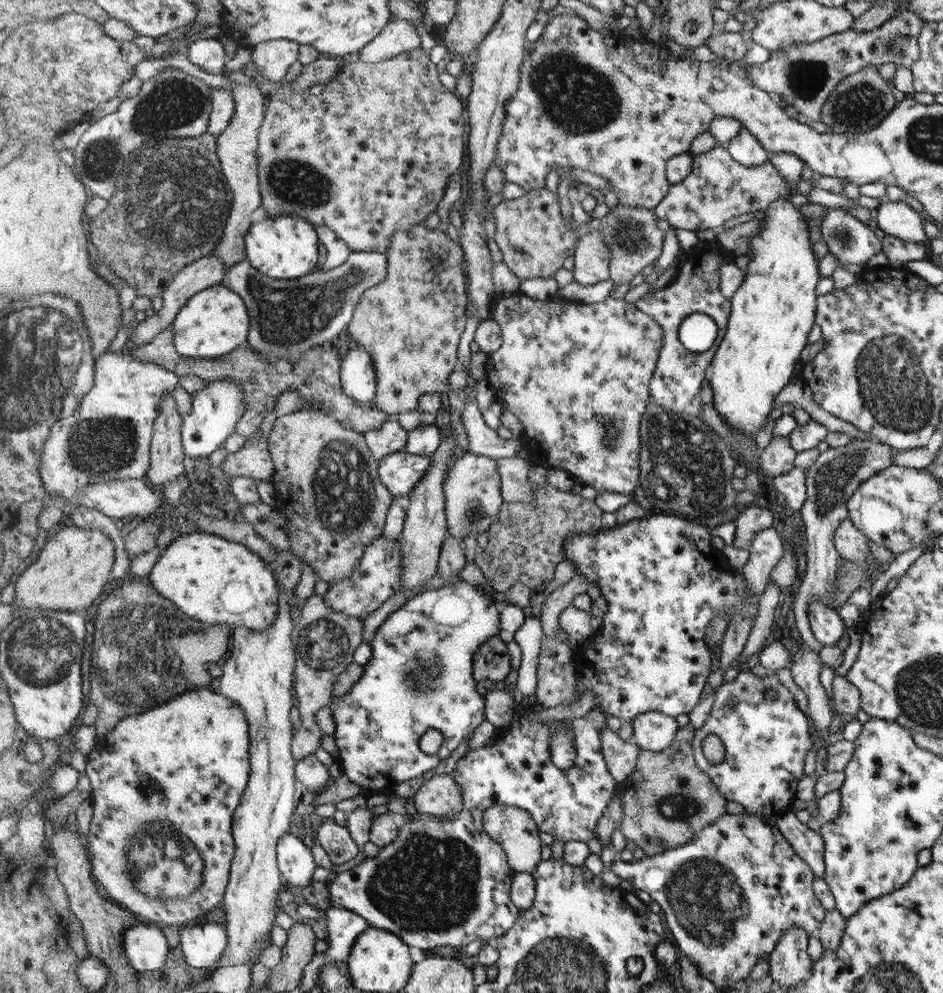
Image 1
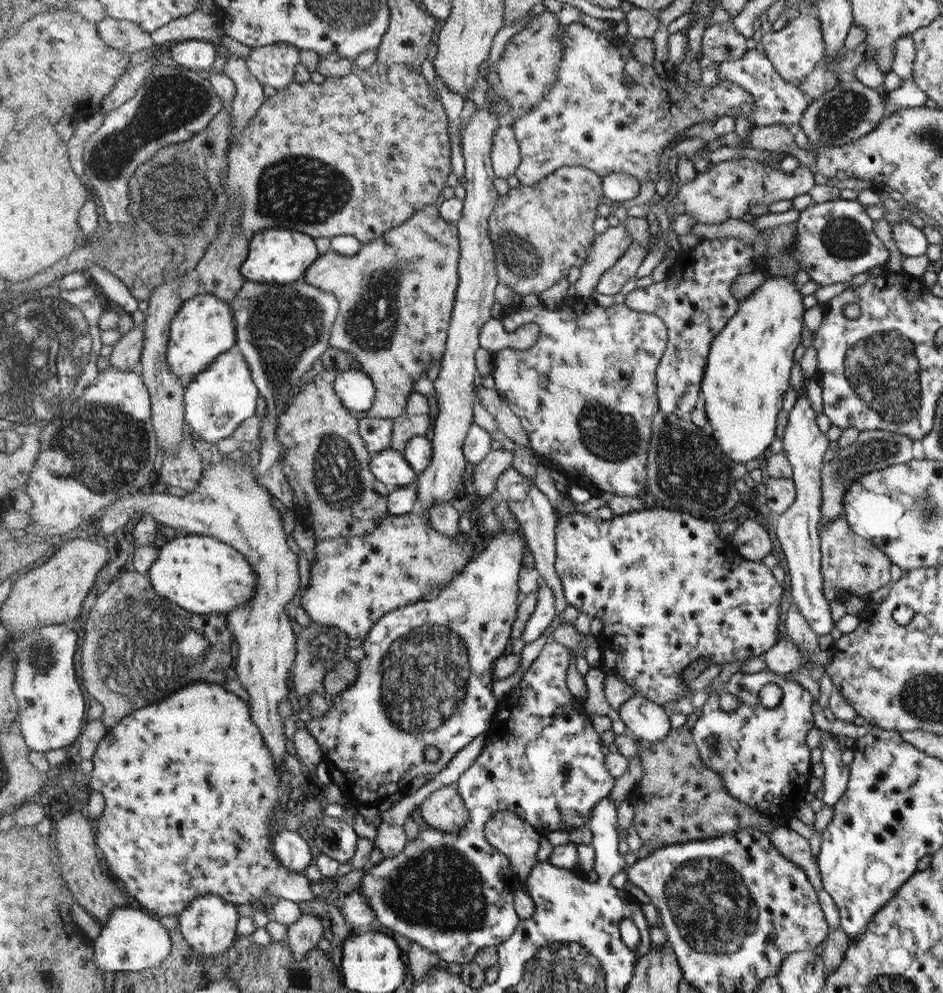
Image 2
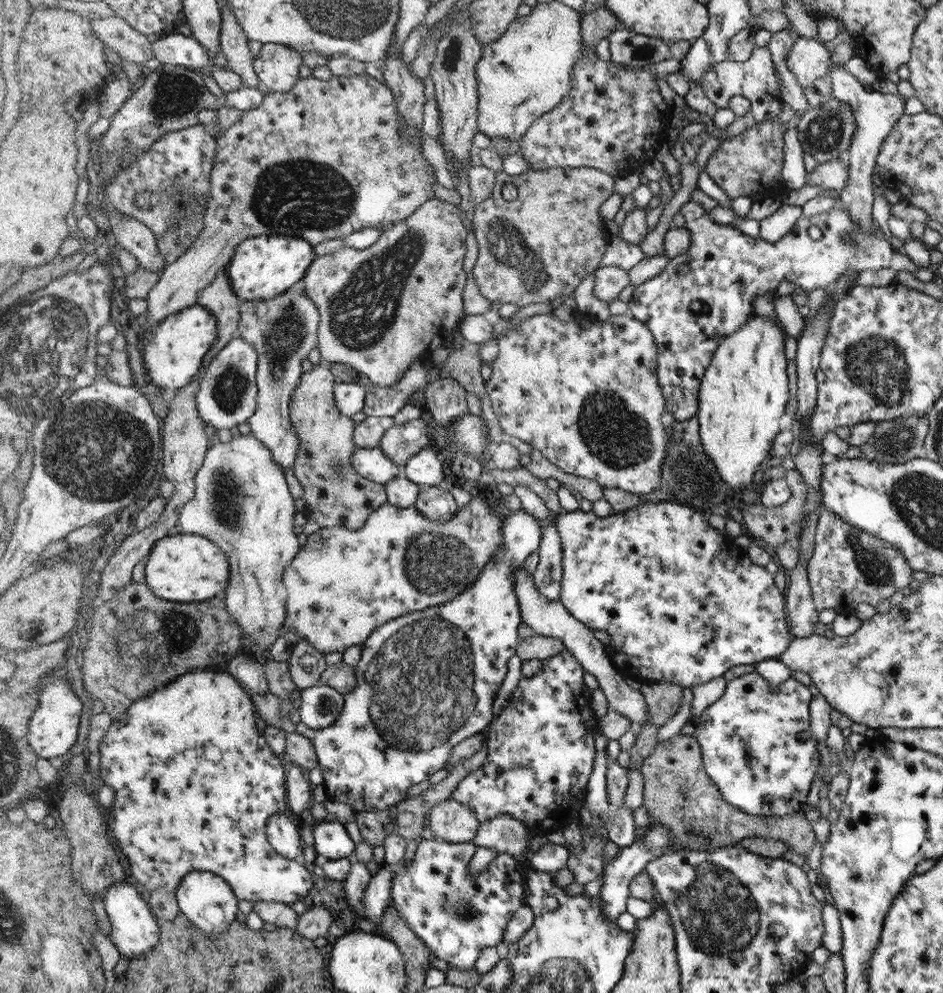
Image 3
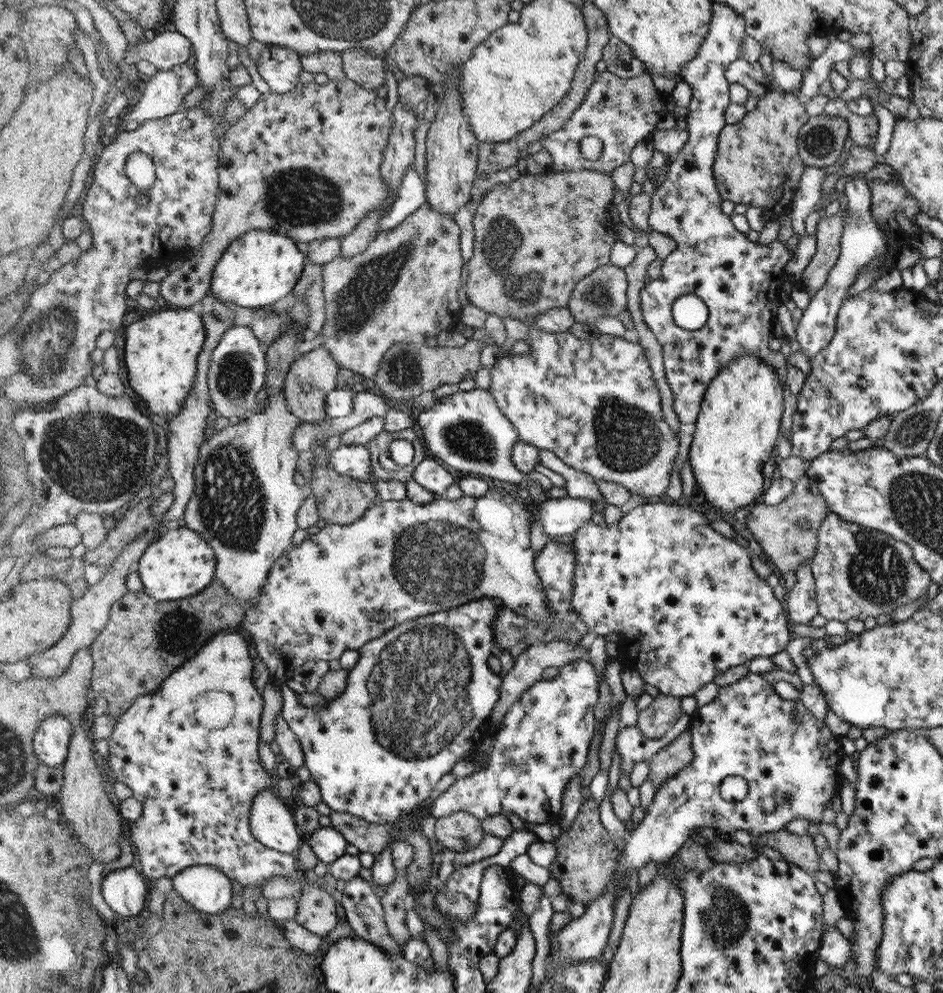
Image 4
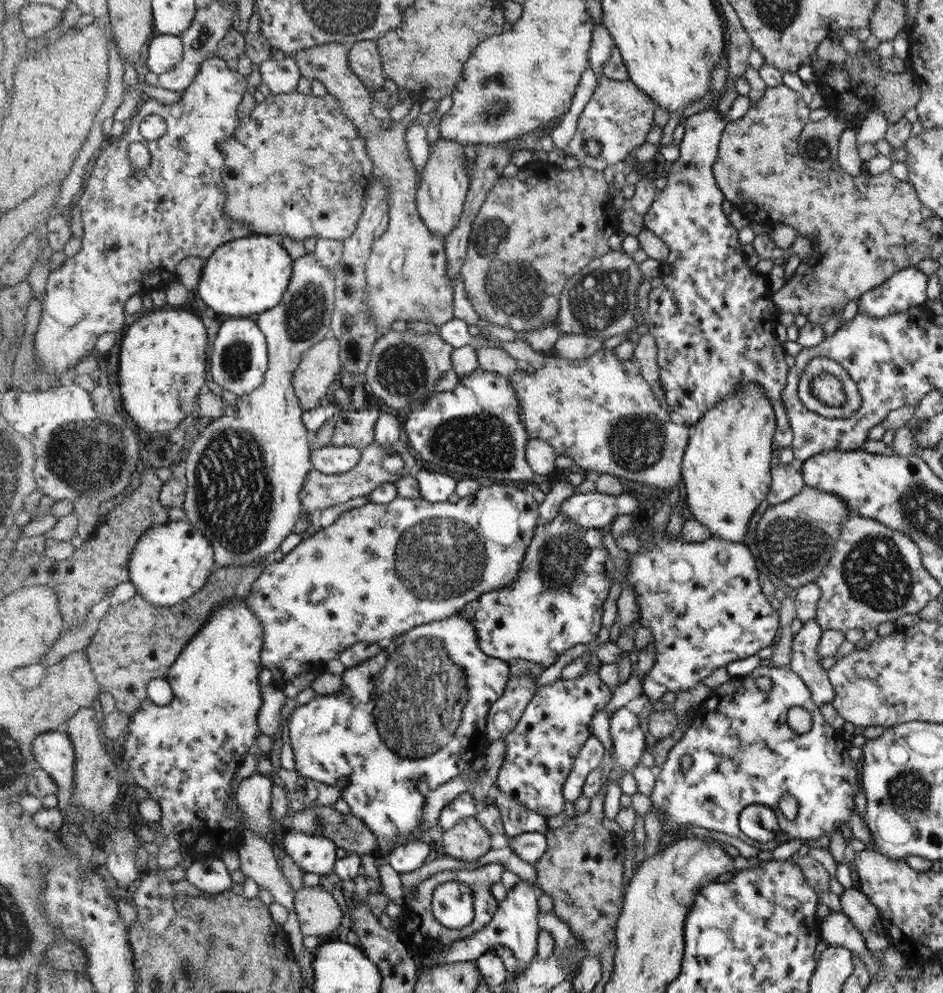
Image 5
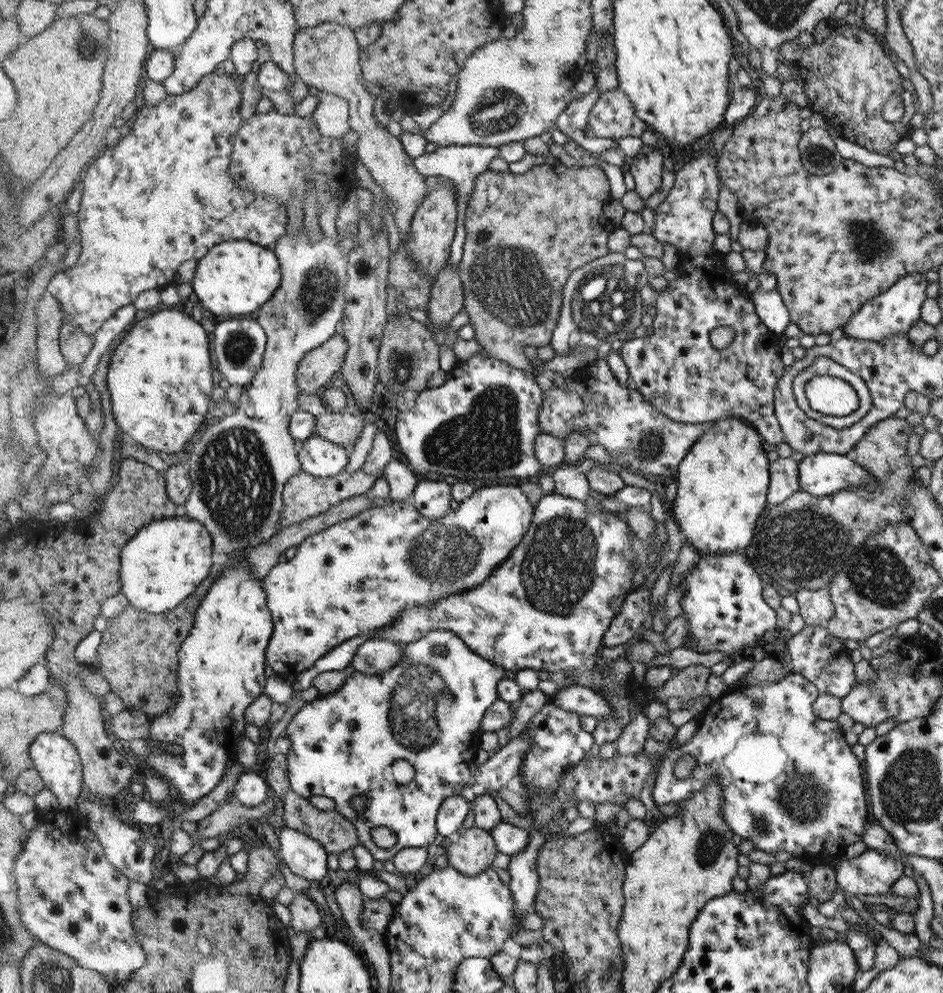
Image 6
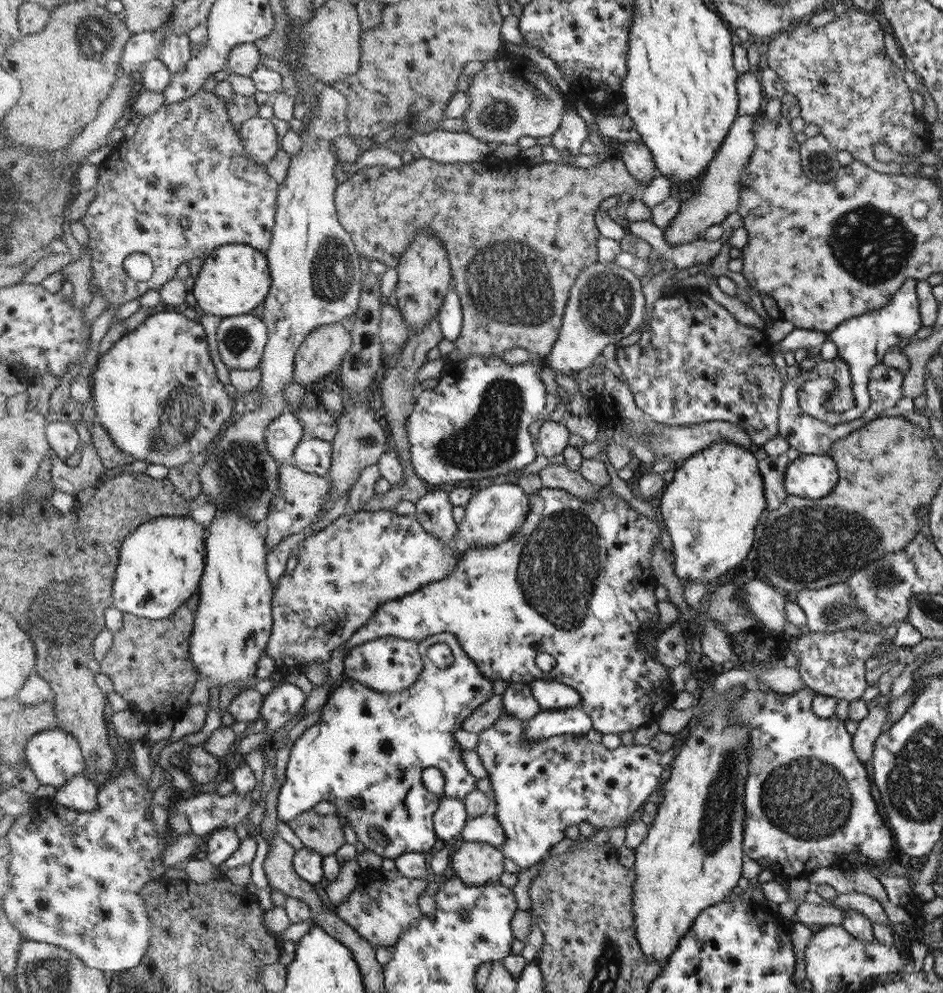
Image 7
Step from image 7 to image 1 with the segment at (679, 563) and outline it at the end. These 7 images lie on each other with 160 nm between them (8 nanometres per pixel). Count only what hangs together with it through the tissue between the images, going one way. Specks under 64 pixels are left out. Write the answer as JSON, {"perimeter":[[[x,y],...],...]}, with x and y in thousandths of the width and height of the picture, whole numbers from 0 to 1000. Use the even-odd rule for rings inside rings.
{"perimeter":[[[825,153],[817,155],[817,162],[835,181],[839,195],[822,201],[812,209],[812,219],[808,220],[807,233],[797,239],[795,253],[791,258],[797,261],[790,271],[788,287],[775,300],[775,320],[770,336],[764,343],[755,364],[752,385],[756,393],[756,408],[771,422],[771,427],[784,437],[802,437],[814,423],[821,401],[834,390],[840,381],[840,373],[848,354],[857,345],[857,334],[863,328],[865,316],[865,286],[870,282],[867,262],[863,260],[862,246],[856,222],[836,200],[844,195],[844,184],[858,175],[856,165],[843,155]]]}

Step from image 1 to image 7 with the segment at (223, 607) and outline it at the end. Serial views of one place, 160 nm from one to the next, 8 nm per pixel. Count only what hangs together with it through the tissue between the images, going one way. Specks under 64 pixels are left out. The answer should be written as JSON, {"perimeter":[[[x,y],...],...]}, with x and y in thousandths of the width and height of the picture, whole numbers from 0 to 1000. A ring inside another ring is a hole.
{"perimeter":[[[200,520],[169,521],[138,539],[122,582],[122,608],[133,617],[173,624],[185,620],[213,595],[220,576],[218,534]]]}

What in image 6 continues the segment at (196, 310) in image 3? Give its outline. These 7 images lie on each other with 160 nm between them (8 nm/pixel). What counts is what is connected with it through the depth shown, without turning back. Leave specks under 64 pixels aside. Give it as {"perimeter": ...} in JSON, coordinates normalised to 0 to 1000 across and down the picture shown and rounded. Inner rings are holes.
{"perimeter":[[[180,310],[141,325],[141,330],[124,349],[113,377],[120,417],[129,437],[136,436],[153,451],[164,455],[185,458],[185,455],[201,453],[204,446],[225,424],[225,400],[229,385],[223,354],[223,333],[224,329],[212,324],[210,315],[201,318],[198,314]]]}

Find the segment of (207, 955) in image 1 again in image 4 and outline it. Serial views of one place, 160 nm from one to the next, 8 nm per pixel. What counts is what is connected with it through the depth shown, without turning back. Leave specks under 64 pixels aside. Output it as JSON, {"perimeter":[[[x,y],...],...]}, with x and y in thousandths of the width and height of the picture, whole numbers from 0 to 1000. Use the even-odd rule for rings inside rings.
{"perimeter":[[[208,871],[194,876],[183,888],[187,896],[210,917],[231,921],[245,912],[245,884],[231,873]]]}

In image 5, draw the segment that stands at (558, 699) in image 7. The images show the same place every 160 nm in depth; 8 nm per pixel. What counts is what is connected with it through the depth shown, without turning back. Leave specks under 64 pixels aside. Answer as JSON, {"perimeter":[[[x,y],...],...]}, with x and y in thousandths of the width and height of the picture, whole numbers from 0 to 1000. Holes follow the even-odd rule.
{"perimeter":[[[655,710],[647,718],[646,726],[649,749],[653,754],[657,775],[669,778],[674,768],[680,766],[682,757],[691,753],[685,751],[685,740],[680,735],[679,726],[672,717]]]}

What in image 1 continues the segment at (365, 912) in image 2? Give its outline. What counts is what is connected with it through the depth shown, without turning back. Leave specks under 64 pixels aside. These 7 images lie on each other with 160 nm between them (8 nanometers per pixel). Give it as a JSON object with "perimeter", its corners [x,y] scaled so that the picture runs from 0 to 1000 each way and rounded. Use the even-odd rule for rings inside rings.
{"perimeter":[[[350,912],[345,920],[349,940],[349,957],[345,961],[350,969],[367,969],[378,945],[392,934],[391,928],[361,912]]]}

